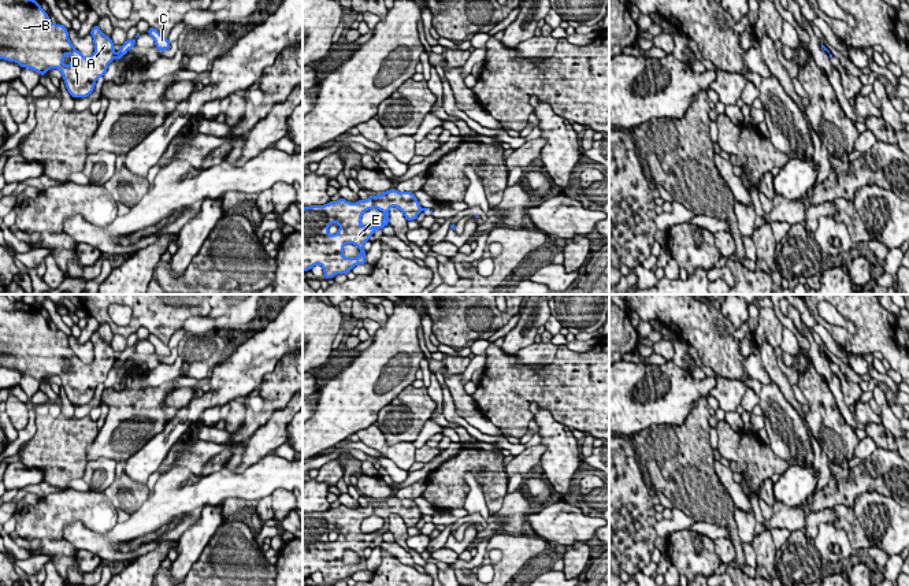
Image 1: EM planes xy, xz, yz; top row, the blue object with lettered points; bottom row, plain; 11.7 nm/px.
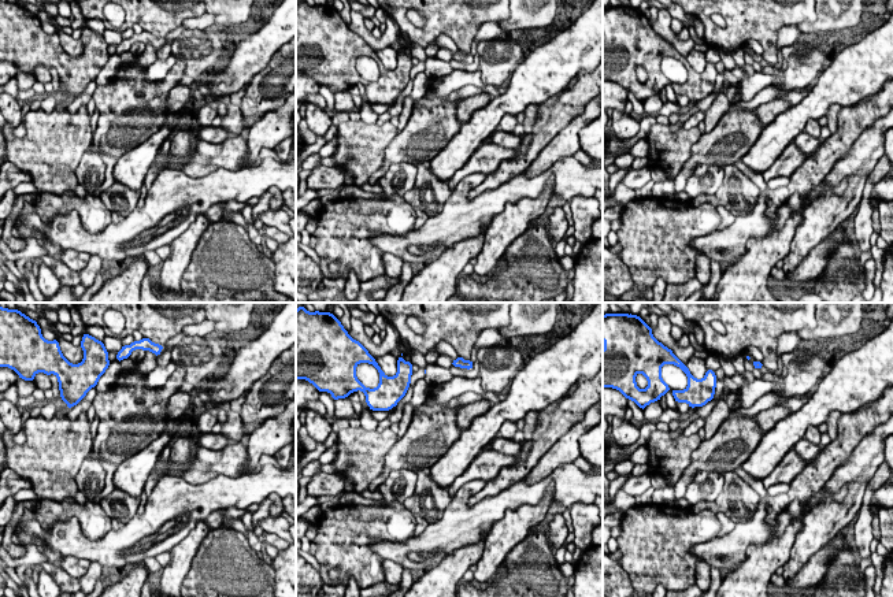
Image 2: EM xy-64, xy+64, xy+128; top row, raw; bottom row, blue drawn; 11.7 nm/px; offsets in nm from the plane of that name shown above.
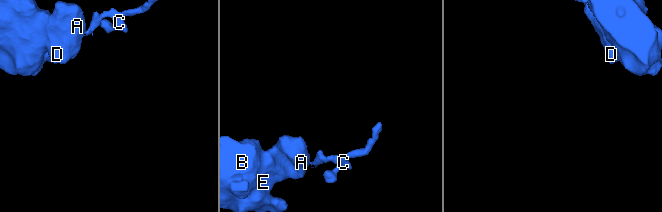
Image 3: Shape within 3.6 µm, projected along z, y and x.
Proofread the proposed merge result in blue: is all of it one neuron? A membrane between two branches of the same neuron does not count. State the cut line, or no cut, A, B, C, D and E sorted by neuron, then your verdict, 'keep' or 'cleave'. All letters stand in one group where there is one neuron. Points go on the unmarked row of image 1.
xy (115, 360), (112, 363) | A B D E / C | cleave

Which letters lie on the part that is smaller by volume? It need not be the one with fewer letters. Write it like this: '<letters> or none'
C

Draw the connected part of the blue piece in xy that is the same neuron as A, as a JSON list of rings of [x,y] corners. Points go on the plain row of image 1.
[[[0,294],[0,366],[15,368],[22,375],[27,374],[45,382],[47,377],[57,375],[64,386],[68,400],[77,404],[88,404],[100,383],[107,379],[114,367],[115,356],[111,344],[105,342],[99,331],[90,337],[94,359],[85,364],[68,345],[68,337],[49,327],[49,322],[34,305],[22,301],[11,303],[5,294]]]

